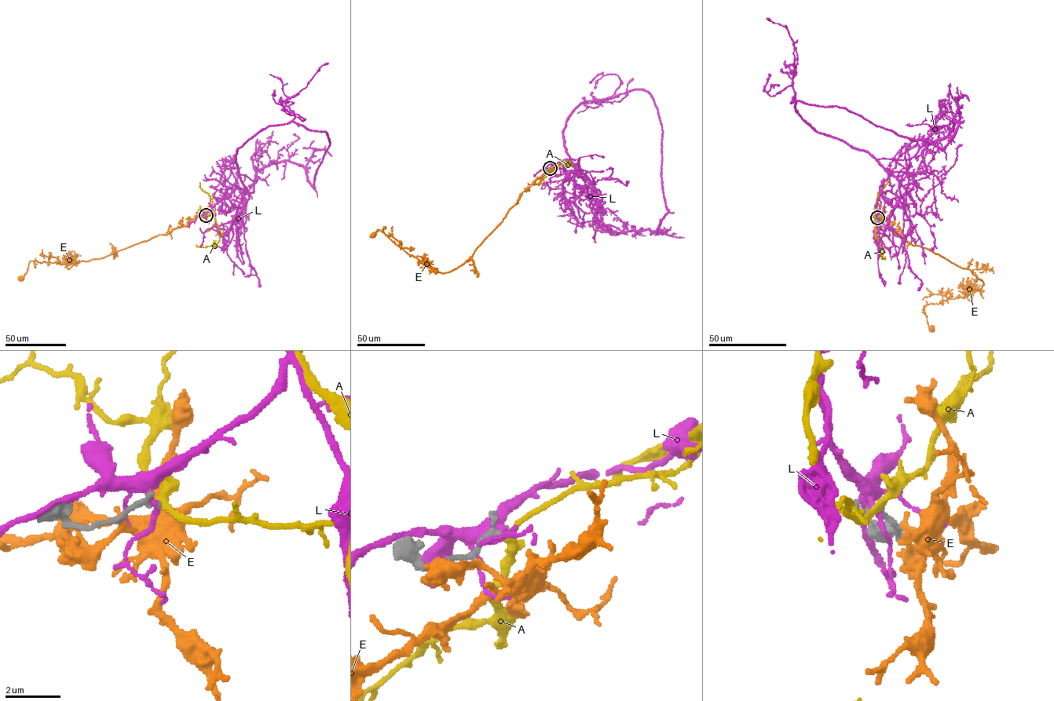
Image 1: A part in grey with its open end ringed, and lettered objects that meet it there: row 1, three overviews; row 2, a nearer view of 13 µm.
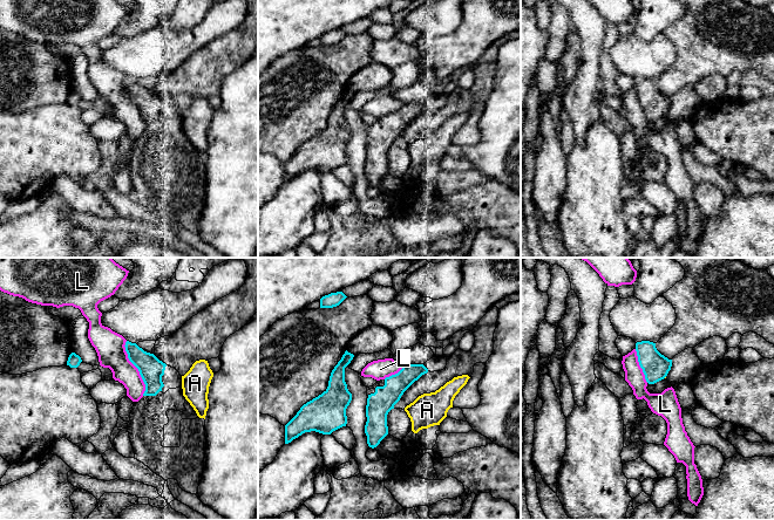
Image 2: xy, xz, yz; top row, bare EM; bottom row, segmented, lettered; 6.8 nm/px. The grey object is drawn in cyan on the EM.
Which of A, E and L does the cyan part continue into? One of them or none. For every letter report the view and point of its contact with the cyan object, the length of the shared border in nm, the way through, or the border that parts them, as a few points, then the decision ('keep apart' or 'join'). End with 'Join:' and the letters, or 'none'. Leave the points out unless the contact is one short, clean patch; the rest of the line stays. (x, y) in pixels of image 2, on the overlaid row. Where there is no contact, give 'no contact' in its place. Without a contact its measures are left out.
A: no contact; keep apart
E: no contact; keep apart
L: contact xy (136, 367); length 400 nm; border xy (126, 341), (127, 357), (137, 369), (144, 384), (143, 395); keep apart
Join: none

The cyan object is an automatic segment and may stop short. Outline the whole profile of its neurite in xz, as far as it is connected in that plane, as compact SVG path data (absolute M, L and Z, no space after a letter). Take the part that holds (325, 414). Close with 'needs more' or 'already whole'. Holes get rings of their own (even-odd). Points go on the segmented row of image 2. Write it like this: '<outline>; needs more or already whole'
M346 350L331 372L327 389L304 404L285 425L285 444L305 432L315 431L331 435L333 431L346 426L346 409L352 401L352 394L345 382L345 368L353 357L354 355Z; already whole

